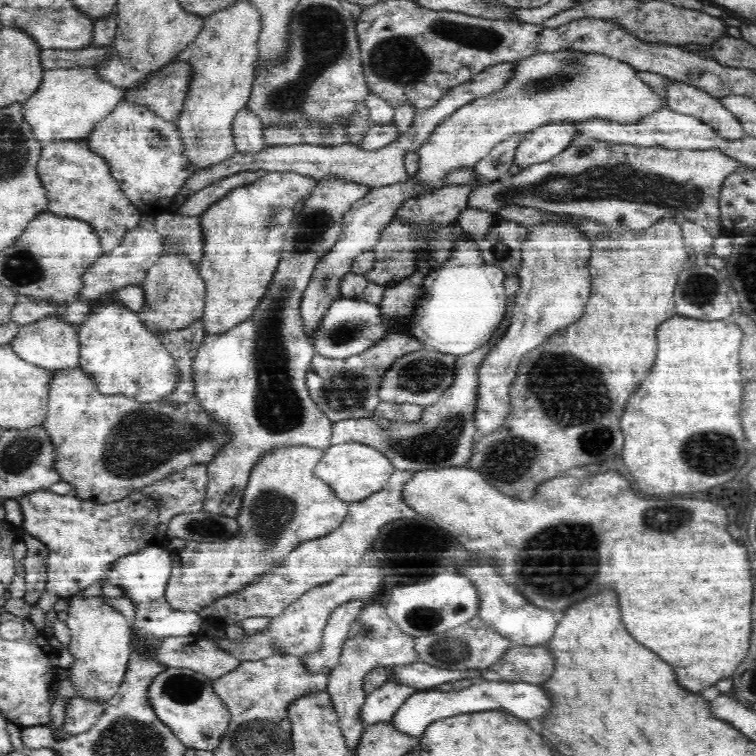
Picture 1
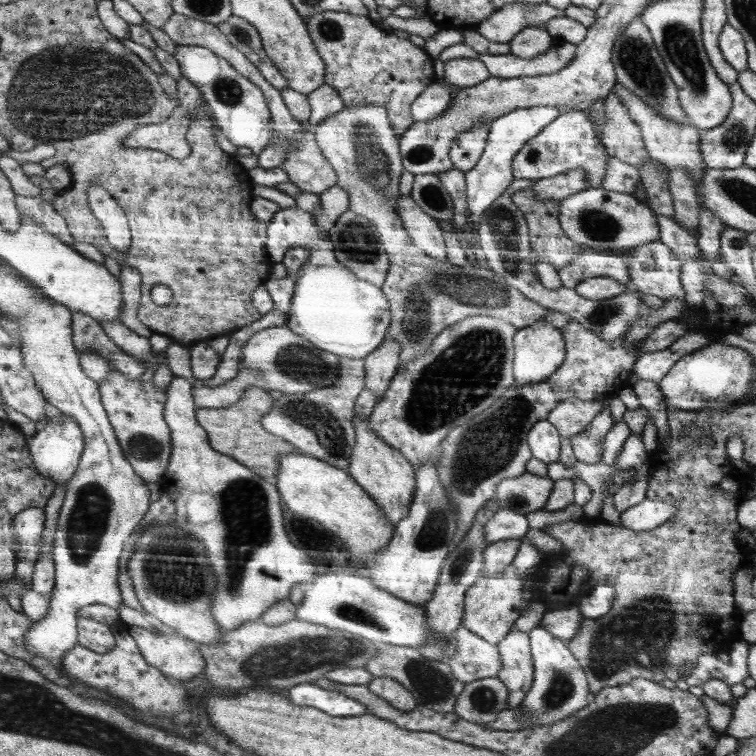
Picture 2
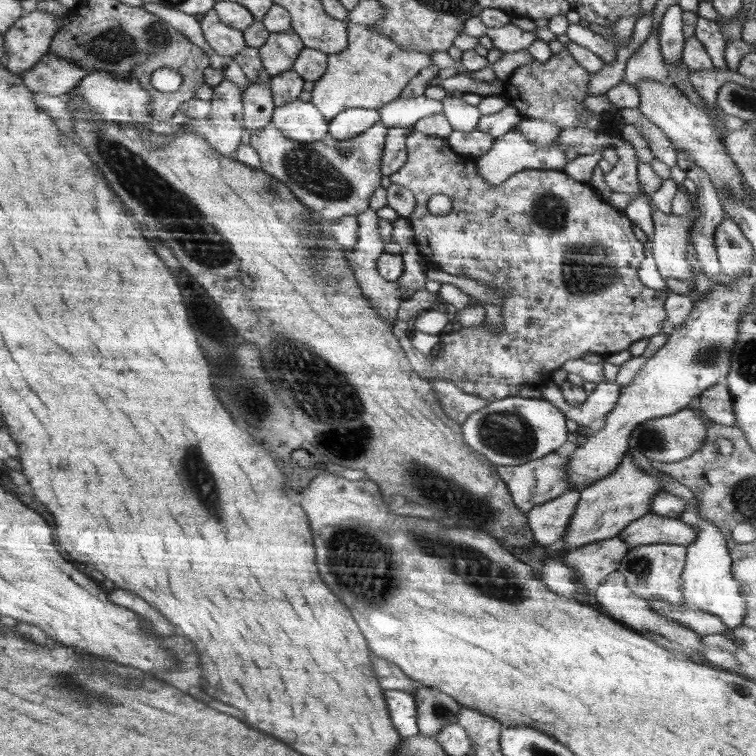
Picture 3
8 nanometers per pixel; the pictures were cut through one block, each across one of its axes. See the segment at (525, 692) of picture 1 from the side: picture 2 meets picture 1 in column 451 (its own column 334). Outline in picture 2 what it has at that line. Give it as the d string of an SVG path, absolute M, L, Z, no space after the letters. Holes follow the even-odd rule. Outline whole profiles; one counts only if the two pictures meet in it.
M301 683L288 690L292 702L298 706L314 706L330 716L360 716L366 713L367 707L357 699L338 691L326 690L312 683Z

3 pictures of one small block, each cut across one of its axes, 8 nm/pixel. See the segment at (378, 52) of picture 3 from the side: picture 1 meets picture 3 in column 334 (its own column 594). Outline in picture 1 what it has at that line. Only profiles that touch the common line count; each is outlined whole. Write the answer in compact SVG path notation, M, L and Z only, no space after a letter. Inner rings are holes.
M574 50L539 53L538 55L516 61L516 72L506 82L506 86L491 95L475 98L472 104L462 106L448 119L436 125L428 140L416 151L418 154L418 171L414 179L420 180L425 188L421 194L430 194L432 190L447 187L443 181L448 170L455 167L475 166L497 144L512 138L514 134L530 132L550 122L586 121L590 118L616 121L618 123L635 123L656 114L658 110L669 108L667 101L662 101L656 88L648 87L640 78L639 72L632 66L607 58L602 54L584 54Z

